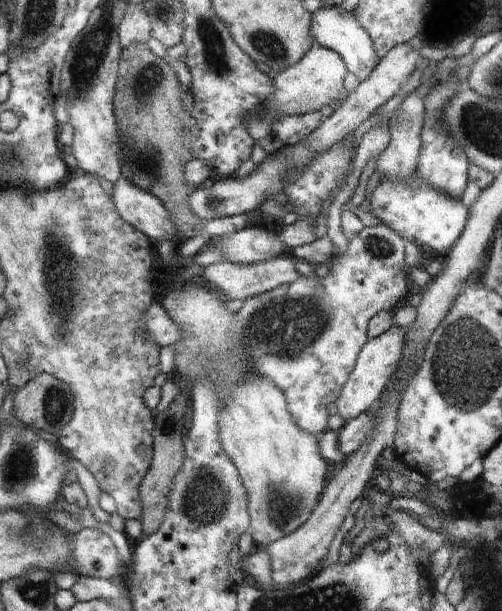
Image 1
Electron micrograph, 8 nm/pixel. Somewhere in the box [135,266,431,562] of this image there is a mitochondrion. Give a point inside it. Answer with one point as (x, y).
(284, 328)

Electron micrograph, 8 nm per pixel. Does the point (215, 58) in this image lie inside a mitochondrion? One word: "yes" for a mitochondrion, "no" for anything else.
yes

